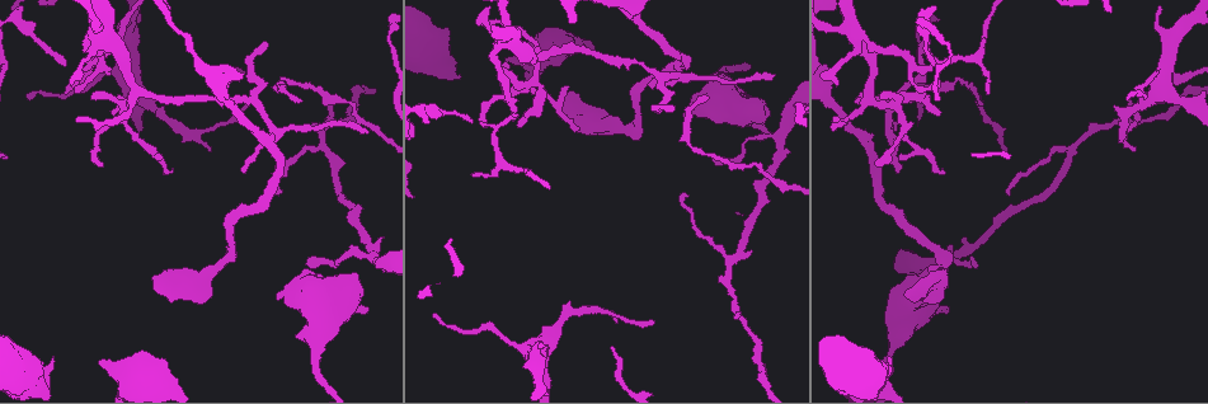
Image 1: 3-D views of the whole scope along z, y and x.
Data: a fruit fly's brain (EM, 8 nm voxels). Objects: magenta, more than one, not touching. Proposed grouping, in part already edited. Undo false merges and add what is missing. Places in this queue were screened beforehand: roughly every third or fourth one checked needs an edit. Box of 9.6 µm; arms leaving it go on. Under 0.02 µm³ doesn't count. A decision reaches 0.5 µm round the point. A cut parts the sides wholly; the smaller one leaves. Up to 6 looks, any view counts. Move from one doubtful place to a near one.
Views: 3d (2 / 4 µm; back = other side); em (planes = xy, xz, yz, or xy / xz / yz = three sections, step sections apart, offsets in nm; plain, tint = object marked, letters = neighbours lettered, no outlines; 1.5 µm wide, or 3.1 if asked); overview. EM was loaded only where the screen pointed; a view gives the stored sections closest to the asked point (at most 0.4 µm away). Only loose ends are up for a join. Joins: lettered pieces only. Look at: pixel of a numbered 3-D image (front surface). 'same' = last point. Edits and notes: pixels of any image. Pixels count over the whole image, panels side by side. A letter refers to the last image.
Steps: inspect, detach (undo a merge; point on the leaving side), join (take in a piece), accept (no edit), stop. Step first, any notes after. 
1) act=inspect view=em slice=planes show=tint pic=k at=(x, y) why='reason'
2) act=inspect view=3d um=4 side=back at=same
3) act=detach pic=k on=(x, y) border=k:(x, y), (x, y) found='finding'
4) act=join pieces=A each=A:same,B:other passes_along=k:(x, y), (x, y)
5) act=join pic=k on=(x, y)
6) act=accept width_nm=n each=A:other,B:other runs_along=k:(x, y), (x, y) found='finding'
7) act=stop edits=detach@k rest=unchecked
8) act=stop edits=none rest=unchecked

act=inspect view=3d um=4 pic=1 at=(353, 274) why='stops while still wide'

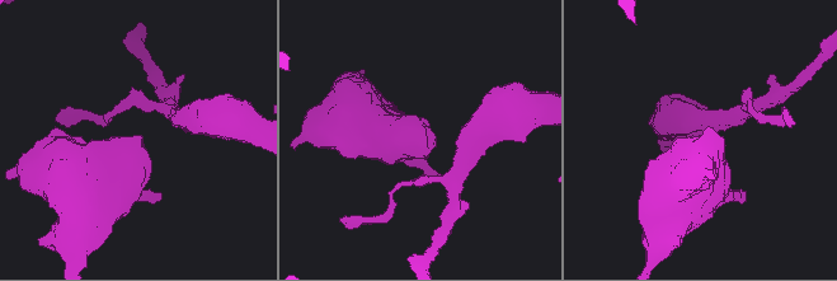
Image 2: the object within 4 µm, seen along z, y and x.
act=inspect view=em slice=planes show=plain pic=2 at=(137, 135)

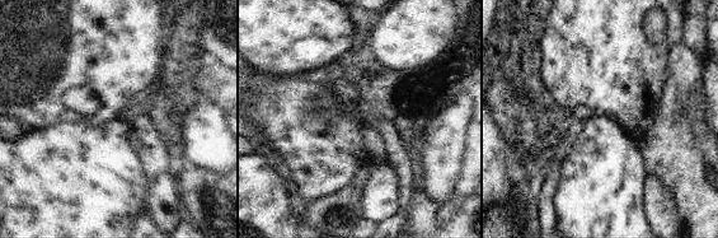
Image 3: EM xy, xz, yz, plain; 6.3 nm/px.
act=inspect view=em slice=planes show=letters at=same

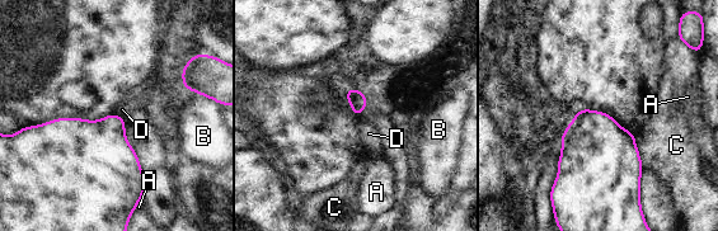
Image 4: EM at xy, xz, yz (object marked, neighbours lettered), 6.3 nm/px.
act=accept each=A:other,B:other,C:other,D:other border=4:(367, 100), (366, 108), (357, 117) found='none of them fits'

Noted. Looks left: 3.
act=inspect view=3d um=4 side=back pic=1 at=(708, 96) why='free end'

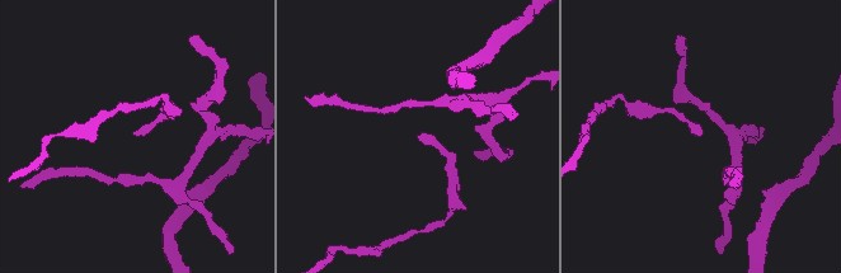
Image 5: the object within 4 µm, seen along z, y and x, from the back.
act=inspect view=em slice=planes show=letters pic=5 at=(133, 133) why='now the EM'

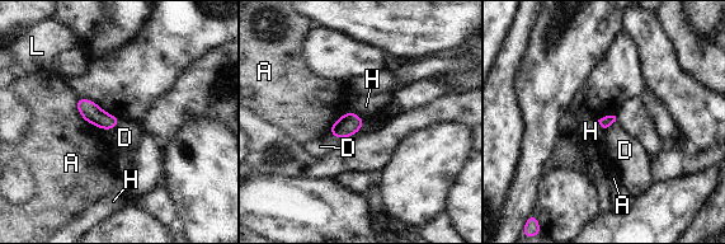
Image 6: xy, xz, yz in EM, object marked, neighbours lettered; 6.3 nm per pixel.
act=accept each=A:other,D:other,H:other,L:other border=6:(365, 121), (345, 137), (329, 135) found='no lettered piece goes on from it'

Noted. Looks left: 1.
act=inspect view=em slice=planes show=letters pic=1 at=(519, 125) why='free end'

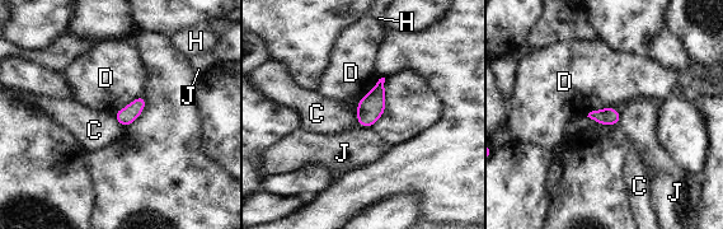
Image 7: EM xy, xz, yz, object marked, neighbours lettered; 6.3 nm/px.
act=accept width_nm=110 longest_contact=D:240nm each=C:other,D:other,H:other,J:other found='none of them fits'

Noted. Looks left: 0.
act=stop edits=none rest=unchecked

